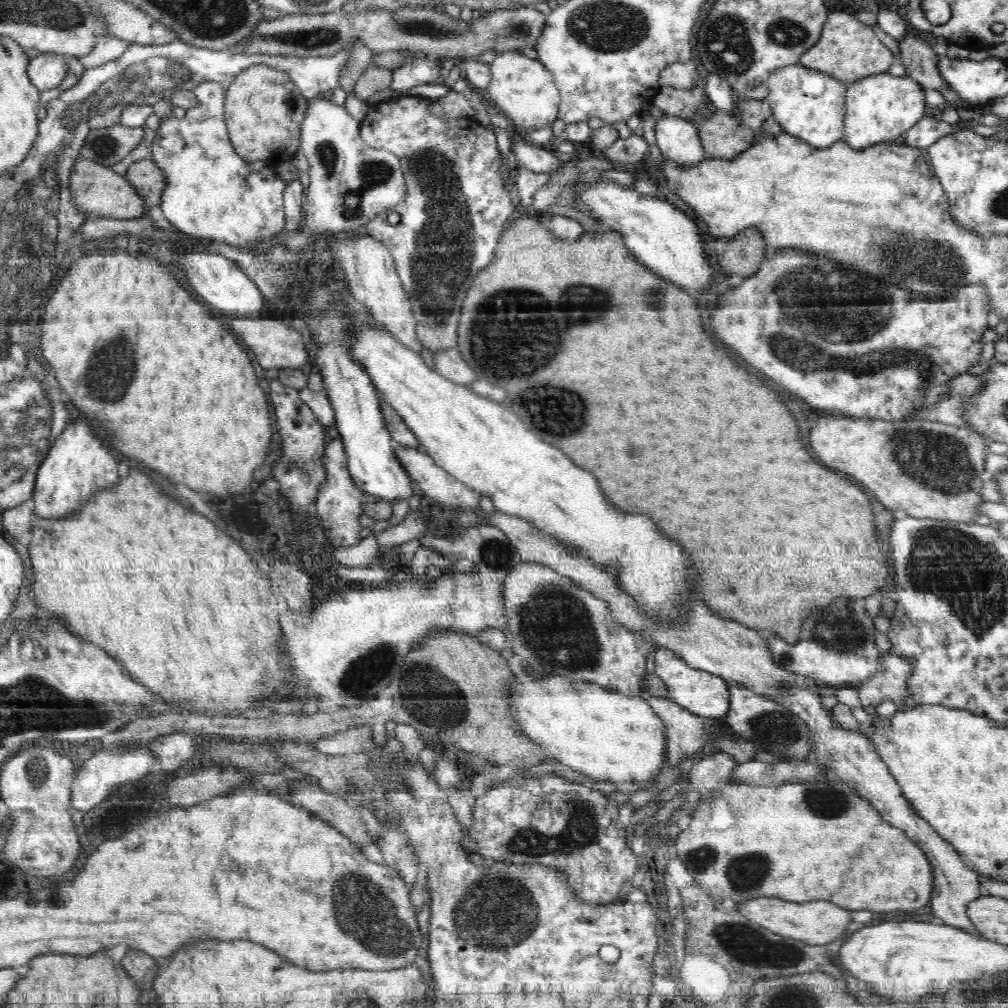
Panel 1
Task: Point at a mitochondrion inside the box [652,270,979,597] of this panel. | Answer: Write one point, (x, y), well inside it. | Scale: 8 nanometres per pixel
(937, 462)

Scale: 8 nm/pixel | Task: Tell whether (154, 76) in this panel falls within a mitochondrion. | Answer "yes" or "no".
yes

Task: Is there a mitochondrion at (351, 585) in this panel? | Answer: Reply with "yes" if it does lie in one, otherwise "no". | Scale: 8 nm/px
no

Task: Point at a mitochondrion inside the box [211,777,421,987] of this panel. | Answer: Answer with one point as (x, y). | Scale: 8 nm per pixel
(366, 915)

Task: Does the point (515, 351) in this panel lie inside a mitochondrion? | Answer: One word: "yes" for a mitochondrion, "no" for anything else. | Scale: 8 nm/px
yes

